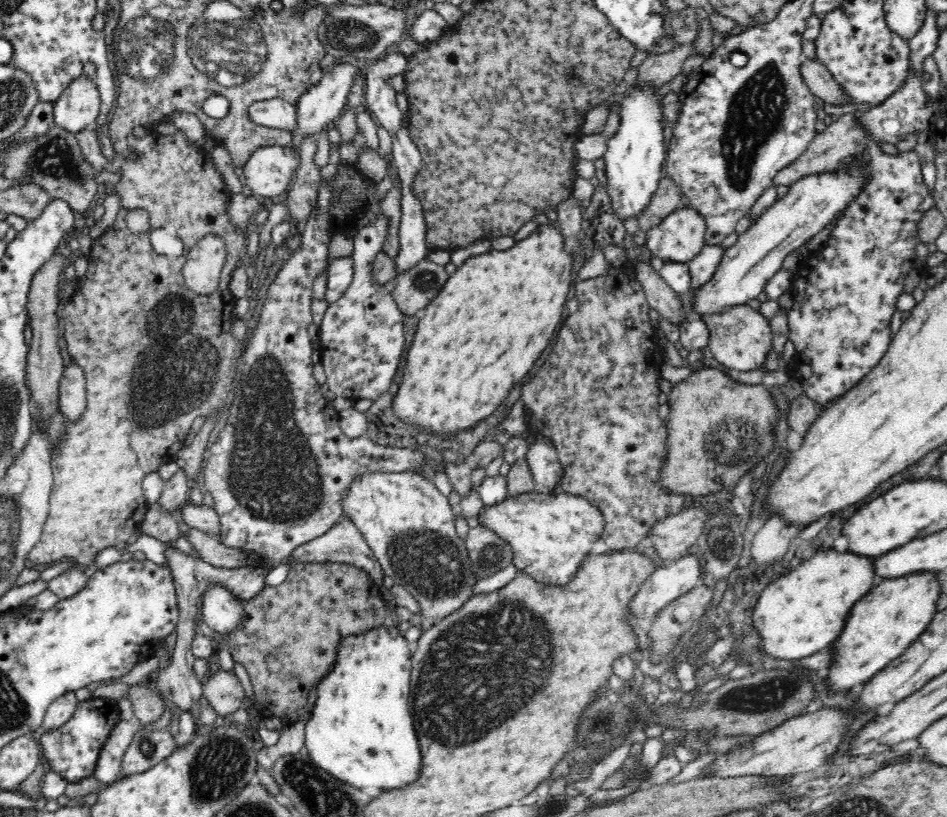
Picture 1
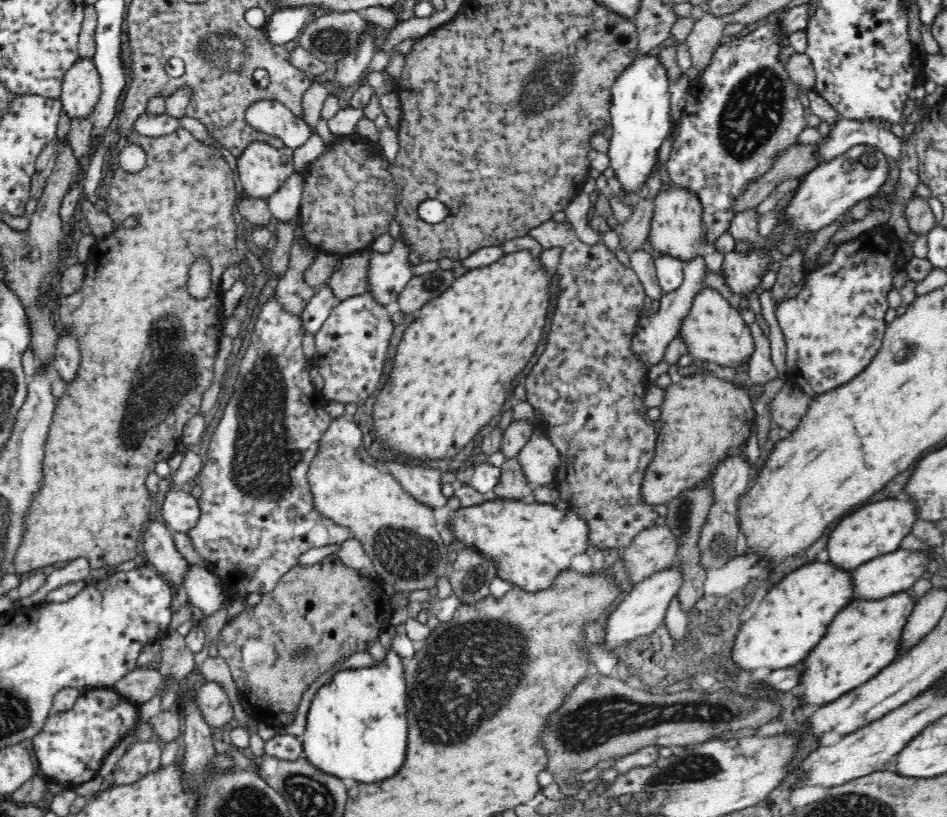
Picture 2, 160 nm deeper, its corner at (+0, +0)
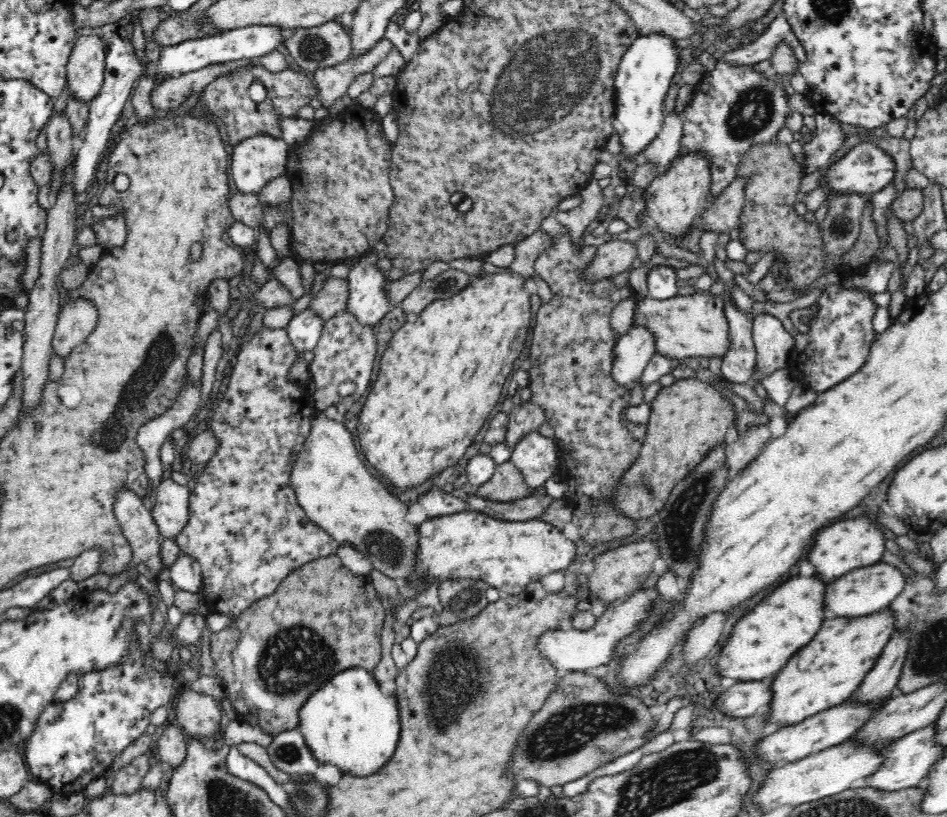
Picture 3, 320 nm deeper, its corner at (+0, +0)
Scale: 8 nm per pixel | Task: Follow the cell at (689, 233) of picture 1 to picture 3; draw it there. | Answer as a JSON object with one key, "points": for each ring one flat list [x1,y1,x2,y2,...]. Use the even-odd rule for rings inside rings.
{"points":[[698,151,696,153,680,152,670,166,660,172,642,193,649,220,656,223,660,231,670,238,686,234,692,227,692,222,708,203,711,184,710,163,706,161,706,157]]}

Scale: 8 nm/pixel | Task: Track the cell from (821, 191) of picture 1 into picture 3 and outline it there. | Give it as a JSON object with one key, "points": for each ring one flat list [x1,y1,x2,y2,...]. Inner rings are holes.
{"points":[[860,142,855,145,842,160,836,162,824,178,822,185,826,185,830,192,858,193,862,196,870,196,880,190,887,190,895,178,896,164,894,158,884,150,872,143]]}

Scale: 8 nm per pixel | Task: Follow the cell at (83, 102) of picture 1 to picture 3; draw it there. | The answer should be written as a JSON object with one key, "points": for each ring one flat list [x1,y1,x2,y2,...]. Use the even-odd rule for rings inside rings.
{"points":[[82,32,67,64,68,88,75,98,90,102,102,88,107,42,96,32]]}

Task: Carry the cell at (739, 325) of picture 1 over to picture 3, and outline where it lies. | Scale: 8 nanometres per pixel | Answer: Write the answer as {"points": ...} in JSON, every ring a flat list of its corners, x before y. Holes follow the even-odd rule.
{"points":[[709,292,687,293,679,296,655,300,649,297,638,299,634,307,632,326,644,327,654,335,656,353,679,362,693,363,697,356,724,356,728,350,728,321,724,317,724,302,721,296,711,296]]}

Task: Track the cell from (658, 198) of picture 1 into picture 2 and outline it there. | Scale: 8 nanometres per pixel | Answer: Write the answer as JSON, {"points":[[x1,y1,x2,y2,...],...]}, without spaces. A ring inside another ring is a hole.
{"points":[[640,200,632,208,632,214,628,220,615,229,620,238,618,250,630,254,640,249,646,242,651,230,652,203,653,200]]}

